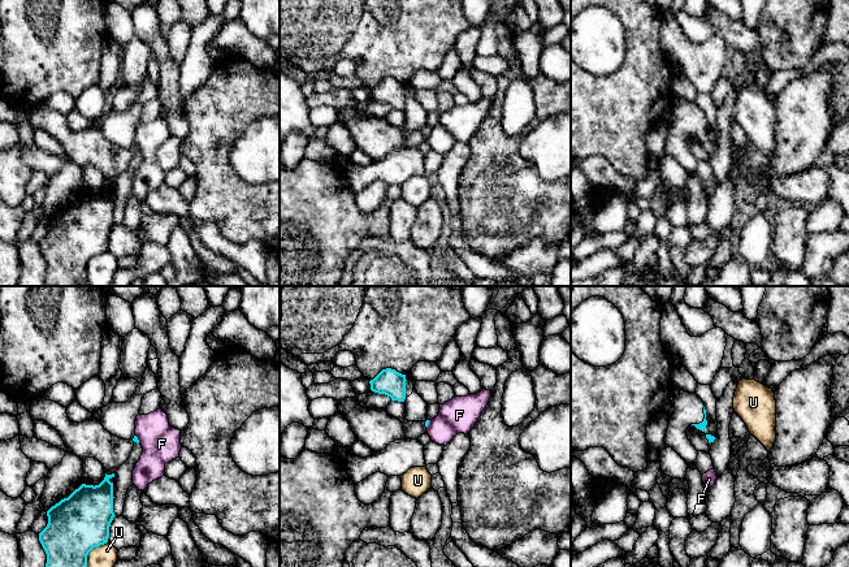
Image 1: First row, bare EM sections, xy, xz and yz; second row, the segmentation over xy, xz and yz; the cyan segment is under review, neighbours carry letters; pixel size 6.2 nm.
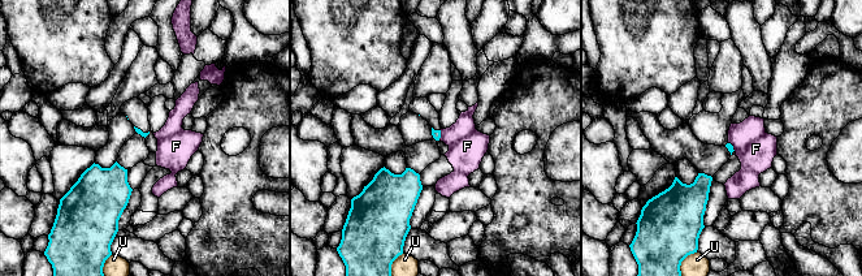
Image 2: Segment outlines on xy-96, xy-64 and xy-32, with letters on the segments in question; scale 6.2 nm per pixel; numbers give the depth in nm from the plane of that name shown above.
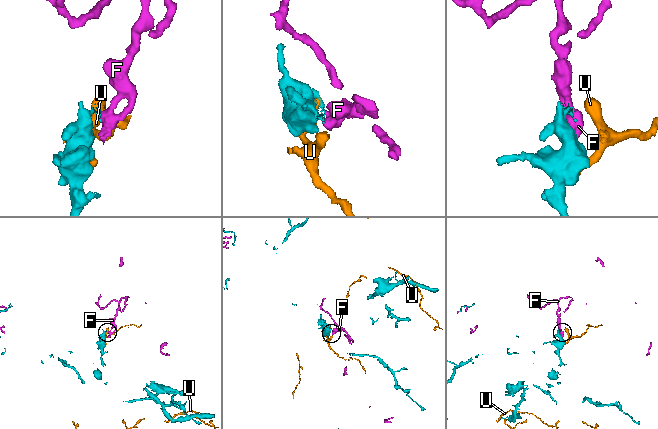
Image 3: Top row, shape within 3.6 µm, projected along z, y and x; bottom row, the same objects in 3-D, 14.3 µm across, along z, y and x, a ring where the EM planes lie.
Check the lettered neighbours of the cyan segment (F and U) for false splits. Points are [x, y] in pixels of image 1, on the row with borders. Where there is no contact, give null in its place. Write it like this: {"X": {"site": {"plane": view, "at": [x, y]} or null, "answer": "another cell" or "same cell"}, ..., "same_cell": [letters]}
{"F": {"site": {"plane": "xy", "at": [137, 438]}, "answer": "another cell"}, "U": {"site": {"plane": "xy", "at": [91, 549]}, "answer": "another cell"}, "same_cell": []}

